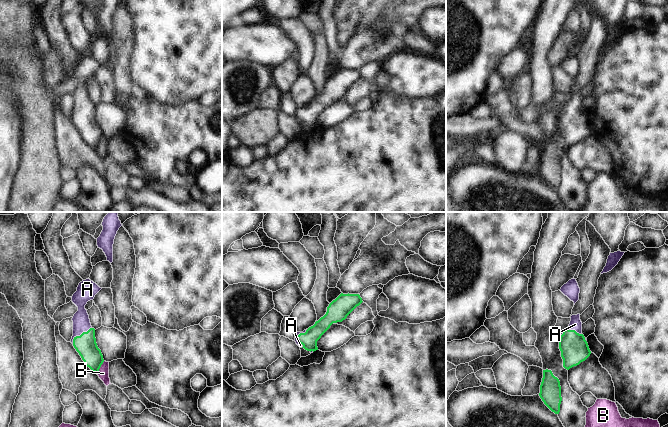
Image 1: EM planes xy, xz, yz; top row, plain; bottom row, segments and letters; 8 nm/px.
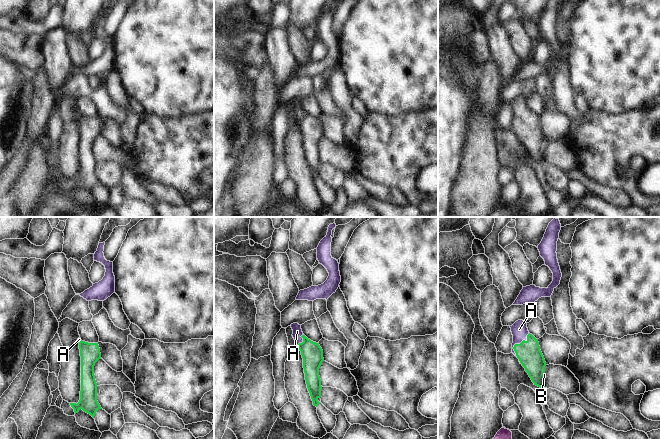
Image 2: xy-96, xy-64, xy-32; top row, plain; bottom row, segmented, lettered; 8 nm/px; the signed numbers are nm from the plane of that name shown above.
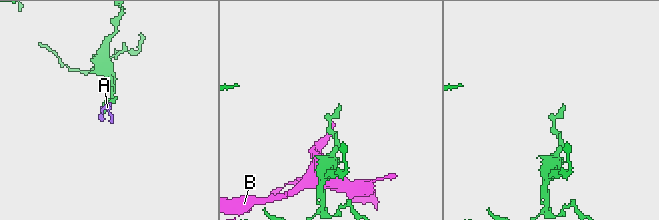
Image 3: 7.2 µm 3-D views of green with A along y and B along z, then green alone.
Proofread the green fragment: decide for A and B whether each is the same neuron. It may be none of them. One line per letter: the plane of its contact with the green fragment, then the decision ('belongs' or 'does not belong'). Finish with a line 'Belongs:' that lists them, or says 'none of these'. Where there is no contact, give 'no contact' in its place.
A: xy | belongs
B: xy | does not belong
Belongs: A

